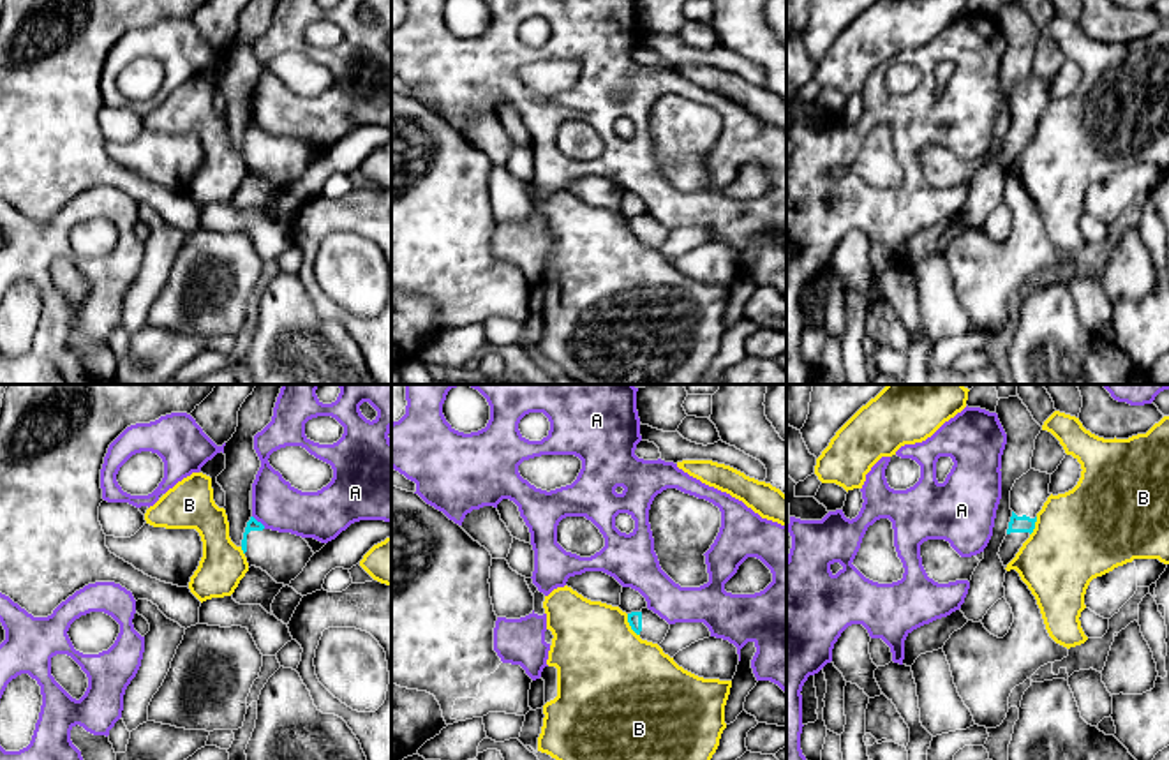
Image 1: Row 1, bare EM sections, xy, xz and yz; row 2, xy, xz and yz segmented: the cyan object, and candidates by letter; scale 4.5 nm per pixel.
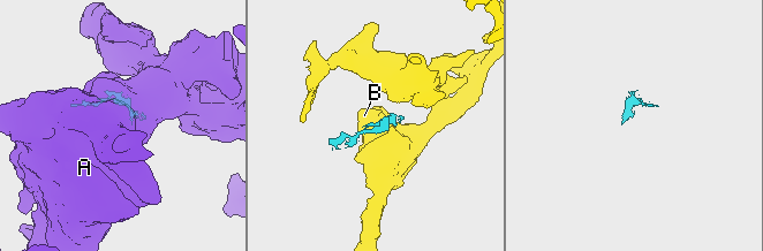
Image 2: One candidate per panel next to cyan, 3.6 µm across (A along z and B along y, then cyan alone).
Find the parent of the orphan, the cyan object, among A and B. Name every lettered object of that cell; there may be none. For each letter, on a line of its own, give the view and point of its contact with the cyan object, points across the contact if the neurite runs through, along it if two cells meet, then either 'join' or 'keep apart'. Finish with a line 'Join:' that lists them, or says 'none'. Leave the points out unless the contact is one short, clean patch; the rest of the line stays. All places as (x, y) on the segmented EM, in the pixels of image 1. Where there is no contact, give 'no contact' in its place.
A: xy (260, 522) | keep apart
B: xz (630, 625) | keep apart
Join: none

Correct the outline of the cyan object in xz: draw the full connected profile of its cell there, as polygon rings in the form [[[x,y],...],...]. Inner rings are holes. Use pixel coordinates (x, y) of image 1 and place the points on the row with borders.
[[[647,607],[640,612],[628,614],[631,630],[647,642],[661,644],[670,630],[670,624]]]

